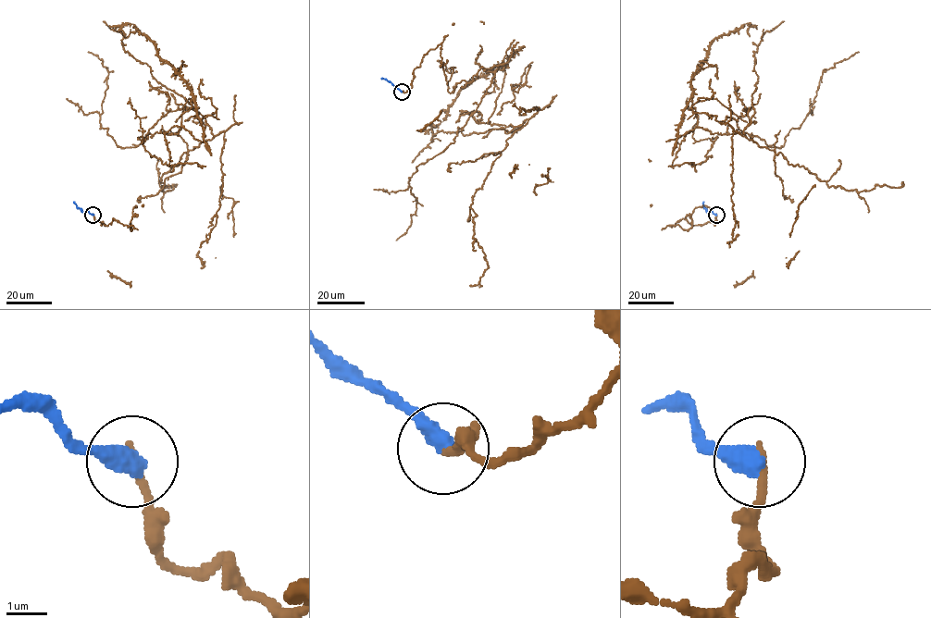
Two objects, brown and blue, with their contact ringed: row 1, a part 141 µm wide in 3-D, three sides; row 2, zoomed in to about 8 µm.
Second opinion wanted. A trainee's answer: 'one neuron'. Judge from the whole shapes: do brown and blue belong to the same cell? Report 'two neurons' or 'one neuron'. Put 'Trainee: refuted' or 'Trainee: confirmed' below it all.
one neuron
Trainee: confirmed

